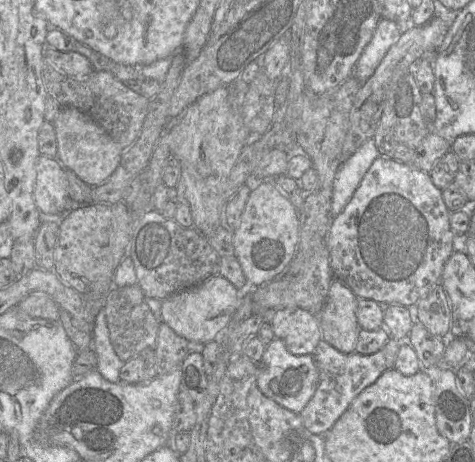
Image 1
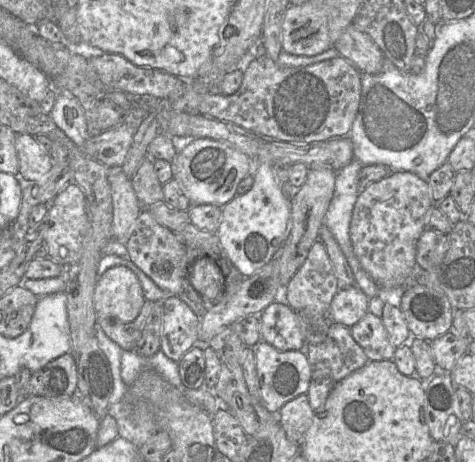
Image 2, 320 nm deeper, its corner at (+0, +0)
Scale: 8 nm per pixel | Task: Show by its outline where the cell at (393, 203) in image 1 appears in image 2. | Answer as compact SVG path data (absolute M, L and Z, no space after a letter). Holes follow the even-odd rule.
M399 171L391 172L387 177L371 183L360 192L355 203L350 223L350 239L353 251L362 268L374 280L381 290L404 288L406 279L416 269L417 242L425 228L425 215L435 204L430 186L416 174Z

